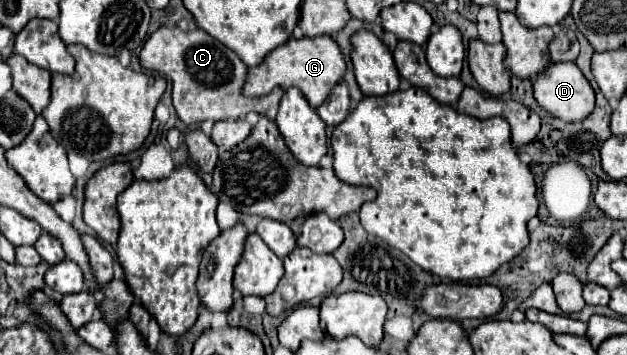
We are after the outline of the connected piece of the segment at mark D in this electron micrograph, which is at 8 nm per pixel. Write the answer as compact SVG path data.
M557 62L551 64L537 80L533 80L533 90L535 90L535 100L537 104L551 112L555 118L561 118L565 122L579 122L591 116L595 108L595 90L591 88L589 80L583 76L583 72L577 68L575 62Z

